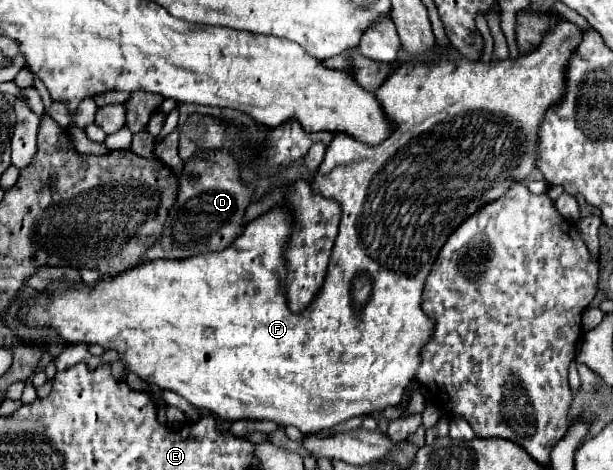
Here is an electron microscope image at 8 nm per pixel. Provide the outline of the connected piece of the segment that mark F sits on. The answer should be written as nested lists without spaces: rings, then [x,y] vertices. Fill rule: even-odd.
[[[562,21],[544,35],[544,41],[540,43],[538,49],[534,49],[526,55],[518,55],[518,59],[490,61],[490,63],[468,61],[468,59],[462,59],[462,61],[444,59],[444,61],[434,63],[434,65],[420,65],[418,63],[418,65],[402,65],[400,69],[396,69],[396,73],[392,73],[382,83],[382,87],[376,91],[376,97],[378,97],[384,113],[388,115],[390,121],[396,123],[396,131],[378,147],[364,145],[364,143],[360,143],[348,135],[338,133],[326,151],[326,157],[324,157],[324,161],[316,173],[316,179],[312,181],[314,191],[320,191],[324,197],[336,199],[342,205],[342,221],[340,221],[340,233],[338,233],[336,243],[334,243],[334,253],[330,257],[326,283],[324,283],[322,291],[318,293],[318,297],[308,305],[308,309],[302,315],[294,315],[286,305],[286,295],[284,295],[284,285],[282,285],[282,281],[284,281],[282,271],[286,271],[286,267],[284,267],[282,253],[286,249],[286,241],[290,237],[292,227],[290,227],[288,211],[284,211],[282,207],[276,207],[276,209],[256,217],[254,221],[250,221],[248,227],[244,229],[242,237],[238,237],[224,251],[204,253],[204,255],[196,255],[196,257],[190,257],[184,261],[164,261],[164,259],[148,261],[148,263],[142,263],[138,267],[132,267],[132,269],[120,273],[112,281],[98,281],[96,287],[86,285],[86,283],[74,283],[72,287],[68,287],[66,283],[52,283],[50,289],[46,289],[46,293],[44,293],[46,297],[30,300],[30,307],[27,302],[23,303],[18,308],[18,317],[21,321],[26,321],[28,327],[40,327],[40,325],[52,327],[62,339],[66,339],[70,343],[98,343],[104,349],[116,351],[126,361],[128,369],[134,371],[144,381],[154,383],[162,389],[170,389],[170,391],[182,395],[184,399],[188,399],[194,407],[208,409],[208,411],[212,411],[212,415],[216,415],[224,421],[268,419],[268,421],[276,421],[278,425],[284,425],[284,427],[294,425],[302,433],[312,433],[312,431],[320,431],[320,429],[332,429],[334,425],[344,423],[352,417],[360,417],[366,413],[382,411],[386,407],[402,405],[404,391],[416,373],[416,365],[420,365],[420,345],[424,345],[424,341],[428,339],[428,333],[432,333],[432,321],[428,321],[428,317],[424,317],[424,311],[420,309],[420,297],[422,297],[426,275],[432,269],[432,261],[436,261],[436,253],[440,251],[444,241],[450,237],[450,233],[466,217],[476,213],[488,201],[494,201],[500,195],[504,195],[508,185],[522,183],[536,169],[536,165],[534,165],[534,161],[536,161],[536,129],[538,129],[546,109],[550,109],[550,105],[558,103],[562,93],[564,93],[564,71],[562,69],[564,69],[564,63],[568,61],[568,55],[578,45],[578,41],[580,41],[580,29],[574,23]]]

